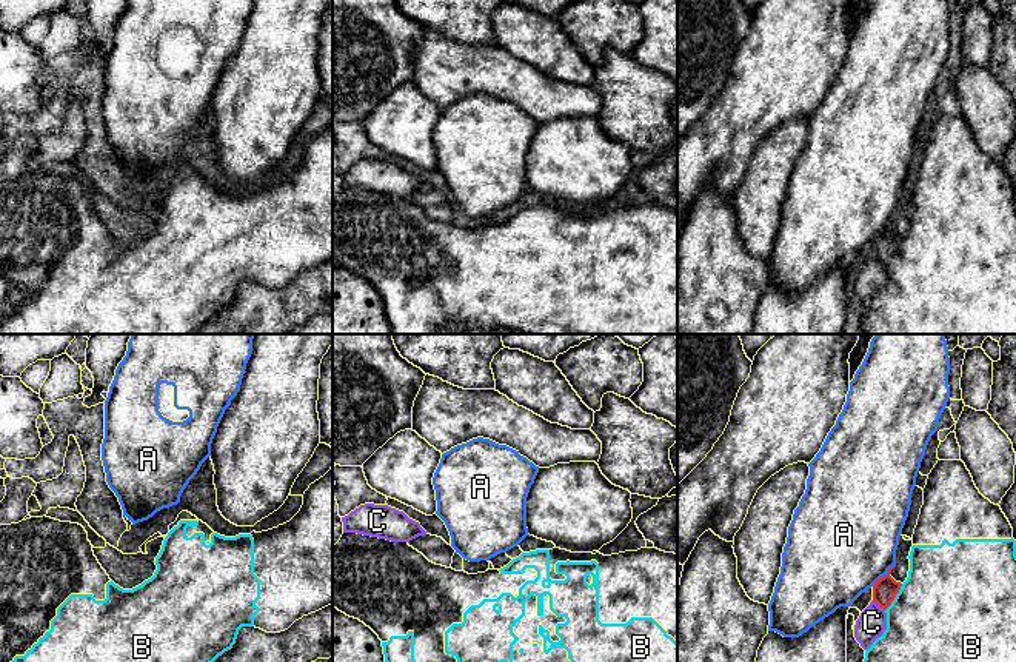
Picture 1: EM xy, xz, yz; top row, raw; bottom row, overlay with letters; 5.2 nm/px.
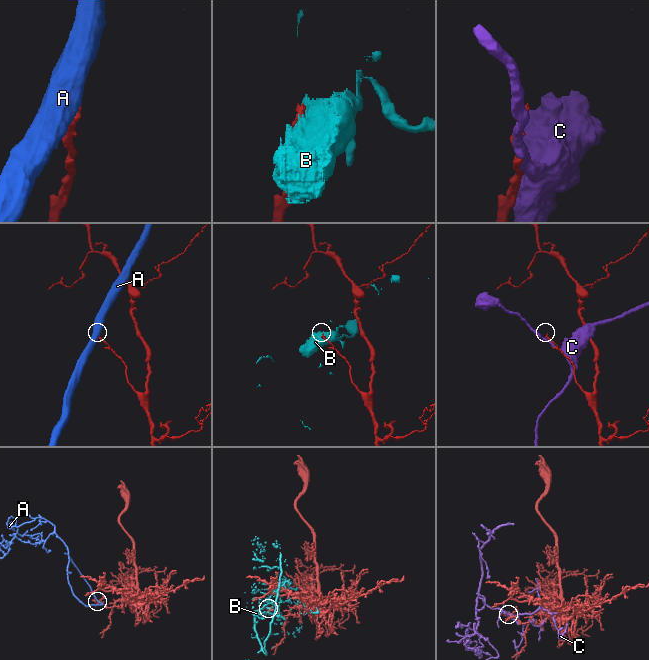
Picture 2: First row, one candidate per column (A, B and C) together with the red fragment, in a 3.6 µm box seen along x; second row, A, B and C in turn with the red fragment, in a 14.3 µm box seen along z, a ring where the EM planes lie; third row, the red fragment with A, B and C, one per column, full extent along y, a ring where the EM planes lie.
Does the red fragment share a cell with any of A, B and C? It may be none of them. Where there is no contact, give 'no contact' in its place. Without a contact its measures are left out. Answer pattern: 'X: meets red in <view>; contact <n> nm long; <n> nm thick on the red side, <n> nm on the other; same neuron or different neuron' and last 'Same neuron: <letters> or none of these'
A: meets red in yz; contact 160 nm long; 130 nm thick on the red side, 480 nm on the other; different neuron
B: meets red in yz; contact 170 nm long; 130 nm thick on the red side, 480 nm on the other; different neuron
C: meets red in yz; contact 90 nm long; 130 nm thick on the red side, 150 nm on the other; different neuron
Same neuron: none of these

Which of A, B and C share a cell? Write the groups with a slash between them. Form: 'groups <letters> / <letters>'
groups A / B / C

